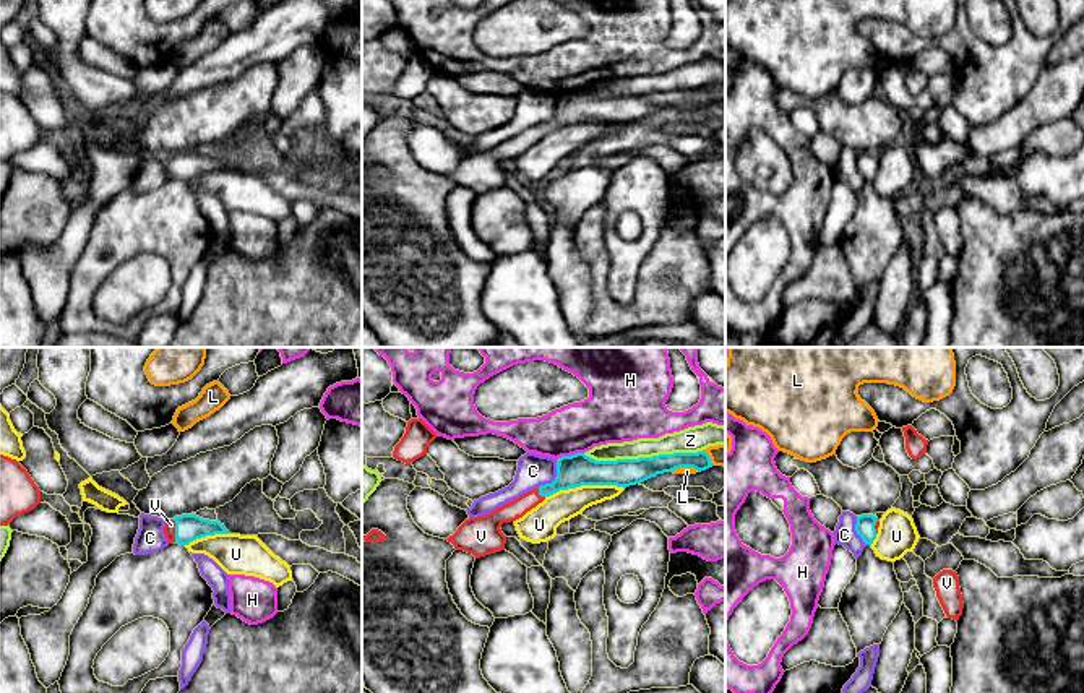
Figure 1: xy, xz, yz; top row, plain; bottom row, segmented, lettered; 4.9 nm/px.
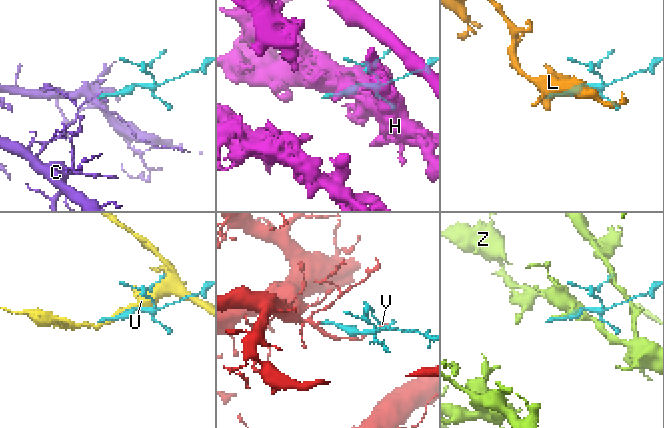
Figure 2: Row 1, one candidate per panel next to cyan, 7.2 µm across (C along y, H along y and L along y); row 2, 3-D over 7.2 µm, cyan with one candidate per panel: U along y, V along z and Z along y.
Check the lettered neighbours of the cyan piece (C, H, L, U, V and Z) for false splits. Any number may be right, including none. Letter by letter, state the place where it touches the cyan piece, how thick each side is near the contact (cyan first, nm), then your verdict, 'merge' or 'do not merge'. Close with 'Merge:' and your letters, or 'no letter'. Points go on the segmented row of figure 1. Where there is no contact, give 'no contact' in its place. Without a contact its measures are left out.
C: xz (554, 481) | 160/160 nm | do not merge
H: xz (572, 455) | 160/260 nm | do not merge
L: xz (685, 466) | 130/40 nm | do not merge
U: xz (585, 484) | 160/150 nm | do not merge
V: xy (176, 531) | 140/60 nm | merge
Z: xz (641, 458) | 140/120 nm | do not merge
Merge: V

